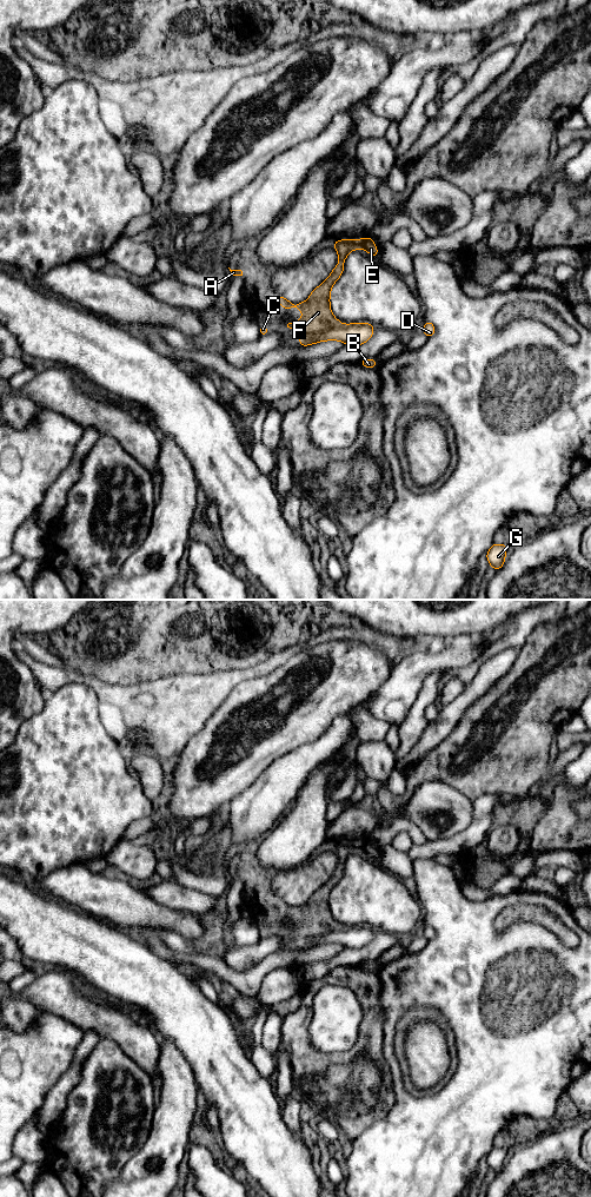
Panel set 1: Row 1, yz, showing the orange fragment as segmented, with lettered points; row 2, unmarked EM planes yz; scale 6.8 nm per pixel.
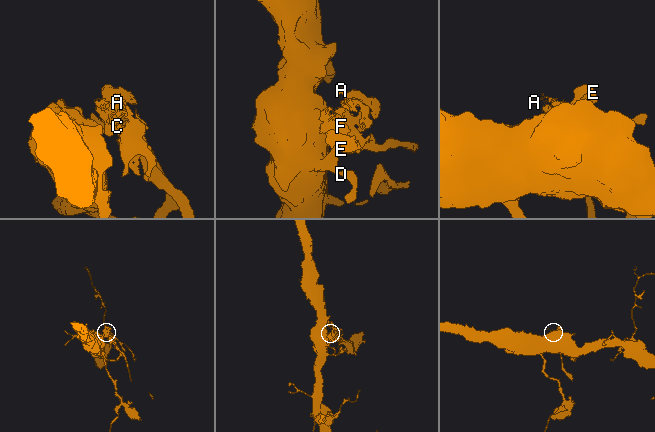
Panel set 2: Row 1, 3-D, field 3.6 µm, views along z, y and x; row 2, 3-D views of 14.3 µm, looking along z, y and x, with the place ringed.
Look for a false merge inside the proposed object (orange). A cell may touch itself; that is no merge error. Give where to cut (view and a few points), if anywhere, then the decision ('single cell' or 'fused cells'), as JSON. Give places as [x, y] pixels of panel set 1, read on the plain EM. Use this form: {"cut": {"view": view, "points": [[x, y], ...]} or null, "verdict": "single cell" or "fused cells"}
{"cut": {"view": "yz", "points": [[340, 926], [316, 936], [312, 939], [312, 944]]}, "verdict": "fused cells"}

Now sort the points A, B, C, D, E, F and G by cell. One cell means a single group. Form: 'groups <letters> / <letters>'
groups A B C E F / D G

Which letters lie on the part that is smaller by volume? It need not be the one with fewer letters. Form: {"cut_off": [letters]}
{"cut_off": ["A", "B", "C", "E", "F"]}

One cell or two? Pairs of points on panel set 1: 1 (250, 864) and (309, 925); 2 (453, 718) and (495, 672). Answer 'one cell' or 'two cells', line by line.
1: one cell
2: one cell

